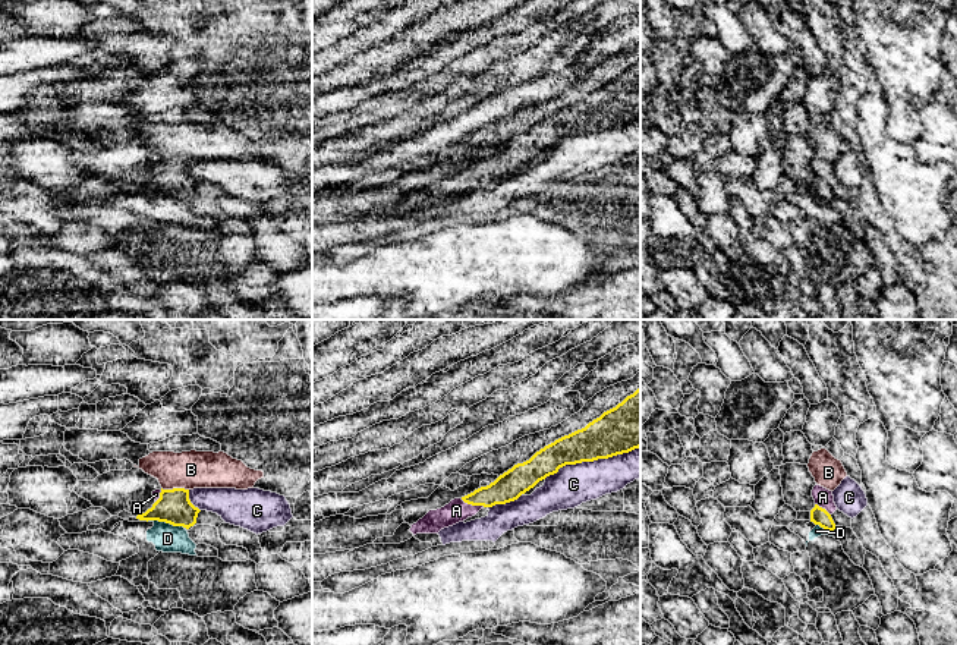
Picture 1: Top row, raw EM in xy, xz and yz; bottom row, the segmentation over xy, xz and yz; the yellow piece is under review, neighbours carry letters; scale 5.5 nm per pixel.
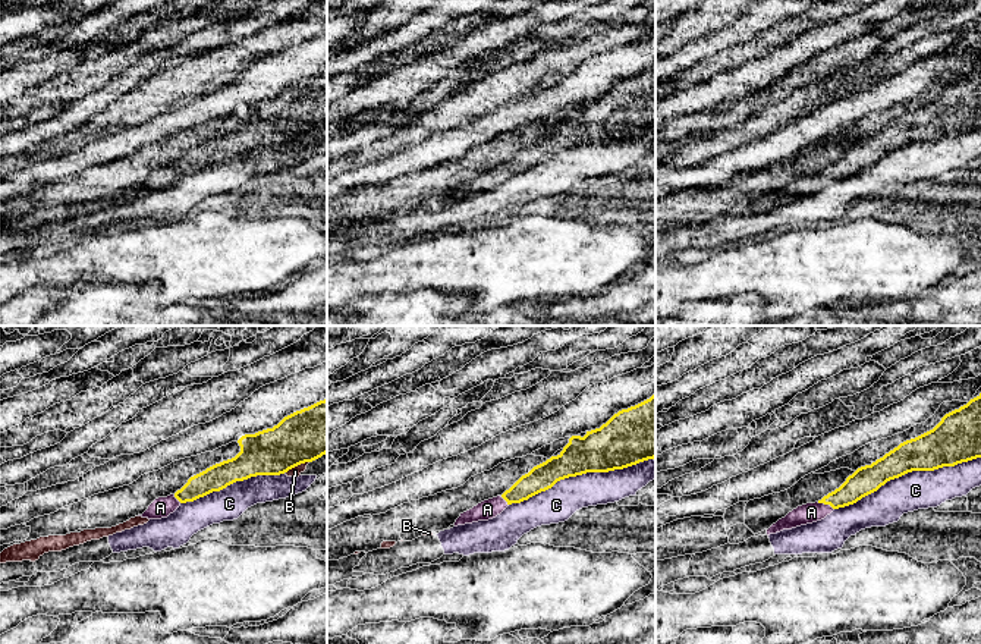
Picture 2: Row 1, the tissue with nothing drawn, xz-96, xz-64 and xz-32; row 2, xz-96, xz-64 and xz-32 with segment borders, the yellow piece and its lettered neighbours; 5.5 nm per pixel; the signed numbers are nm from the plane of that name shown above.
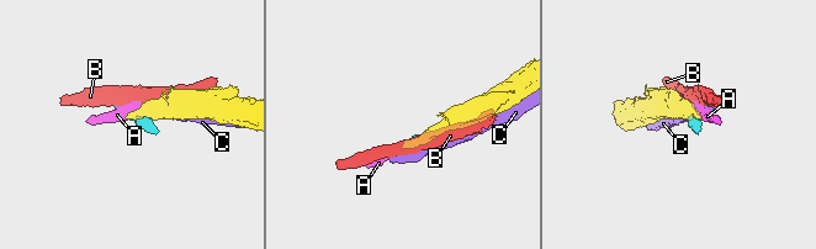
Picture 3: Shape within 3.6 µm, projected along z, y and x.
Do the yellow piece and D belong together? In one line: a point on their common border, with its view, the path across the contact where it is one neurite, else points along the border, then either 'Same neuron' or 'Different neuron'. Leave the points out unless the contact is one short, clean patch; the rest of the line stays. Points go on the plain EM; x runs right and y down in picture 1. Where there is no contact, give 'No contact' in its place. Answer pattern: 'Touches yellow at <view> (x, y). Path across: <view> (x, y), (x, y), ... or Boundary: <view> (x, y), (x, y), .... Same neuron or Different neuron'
Touches yellow at xy (166, 194). Boundary: xy (147, 192), (164, 192), (183, 200). Different neuron

